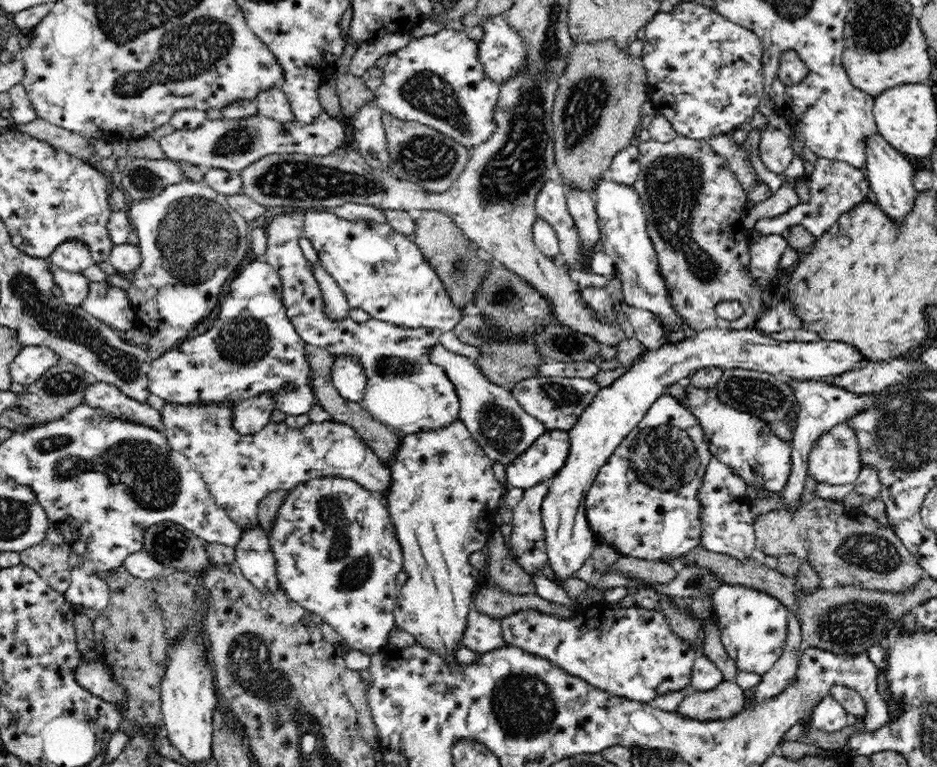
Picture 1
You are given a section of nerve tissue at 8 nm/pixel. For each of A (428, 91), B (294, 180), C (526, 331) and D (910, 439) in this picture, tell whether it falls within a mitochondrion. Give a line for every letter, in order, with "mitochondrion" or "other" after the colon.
A: mitochondrion
B: mitochondrion
C: mitochondrion
D: mitochondrion

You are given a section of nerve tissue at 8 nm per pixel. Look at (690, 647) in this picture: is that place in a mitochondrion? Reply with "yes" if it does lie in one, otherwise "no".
no

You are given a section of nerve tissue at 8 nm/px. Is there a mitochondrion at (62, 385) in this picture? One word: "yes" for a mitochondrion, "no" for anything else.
yes

